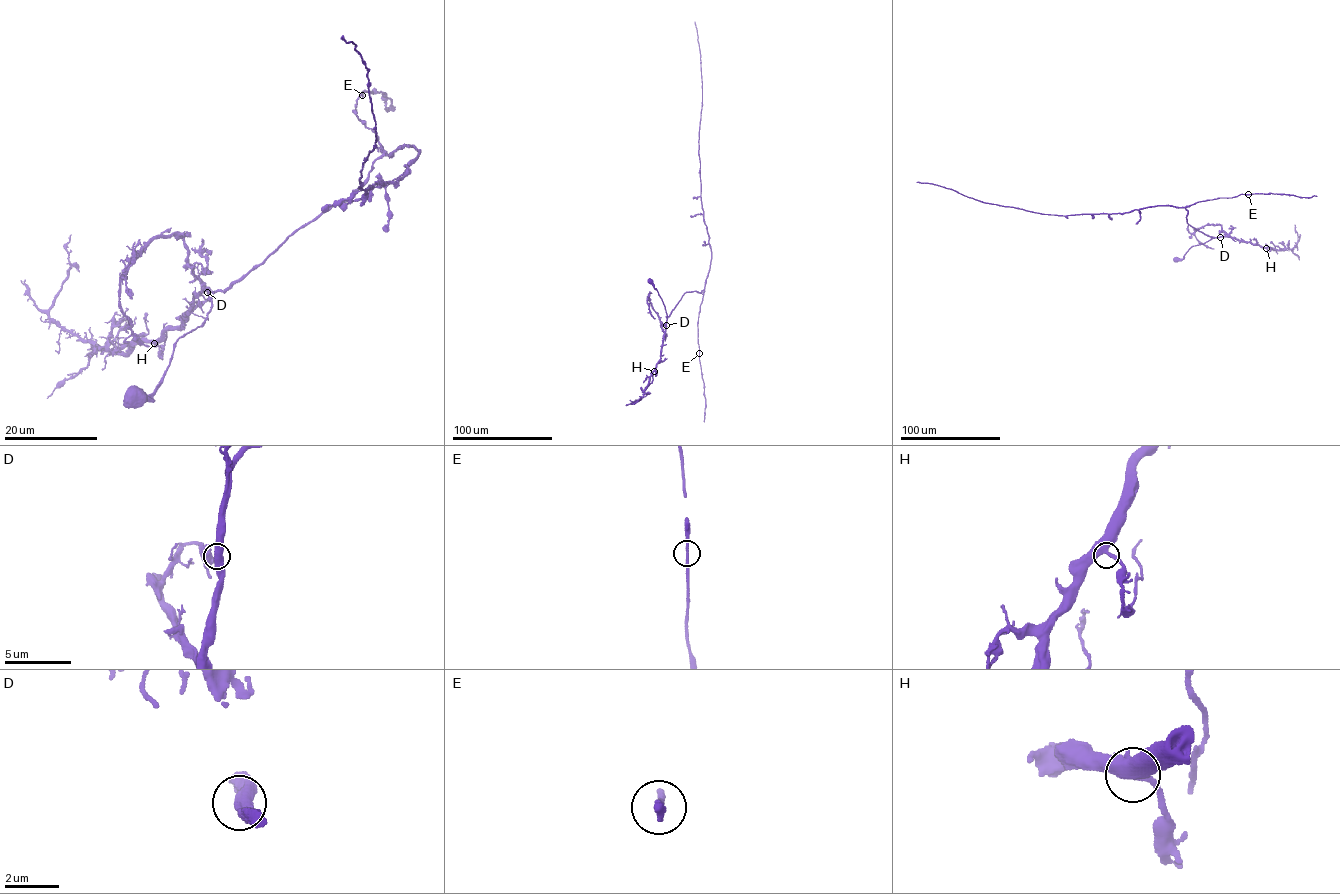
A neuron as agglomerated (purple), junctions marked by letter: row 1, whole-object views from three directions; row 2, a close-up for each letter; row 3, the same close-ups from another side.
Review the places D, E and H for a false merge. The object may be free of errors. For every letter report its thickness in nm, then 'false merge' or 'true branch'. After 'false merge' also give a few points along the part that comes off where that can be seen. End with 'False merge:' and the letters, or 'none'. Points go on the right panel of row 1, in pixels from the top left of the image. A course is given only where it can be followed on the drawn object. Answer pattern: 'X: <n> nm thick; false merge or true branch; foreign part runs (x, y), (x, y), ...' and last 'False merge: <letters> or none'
D: 480 nm thick; true branch
E: 200 nm thick; true branch
H: 420 nm thick; true branch
False merge: none

